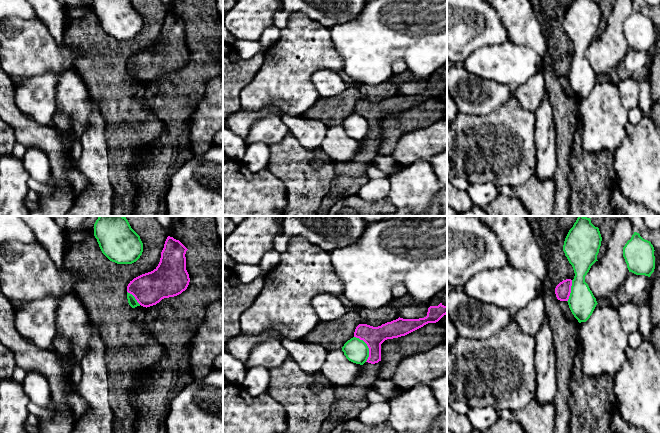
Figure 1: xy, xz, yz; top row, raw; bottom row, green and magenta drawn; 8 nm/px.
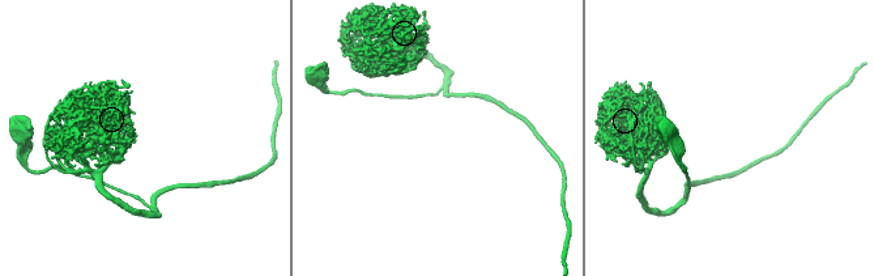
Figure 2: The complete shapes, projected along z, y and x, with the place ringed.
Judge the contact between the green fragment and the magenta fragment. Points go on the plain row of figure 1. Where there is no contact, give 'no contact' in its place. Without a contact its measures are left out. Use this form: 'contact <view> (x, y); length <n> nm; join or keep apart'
contact xz (367, 123); length 220 nm; keep apart

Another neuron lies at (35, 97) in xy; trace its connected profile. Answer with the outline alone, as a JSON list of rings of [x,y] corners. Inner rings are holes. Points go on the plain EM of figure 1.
[[[44,73],[16,84],[15,101],[18,108],[35,121],[50,125],[56,112],[55,89],[58,75]]]

